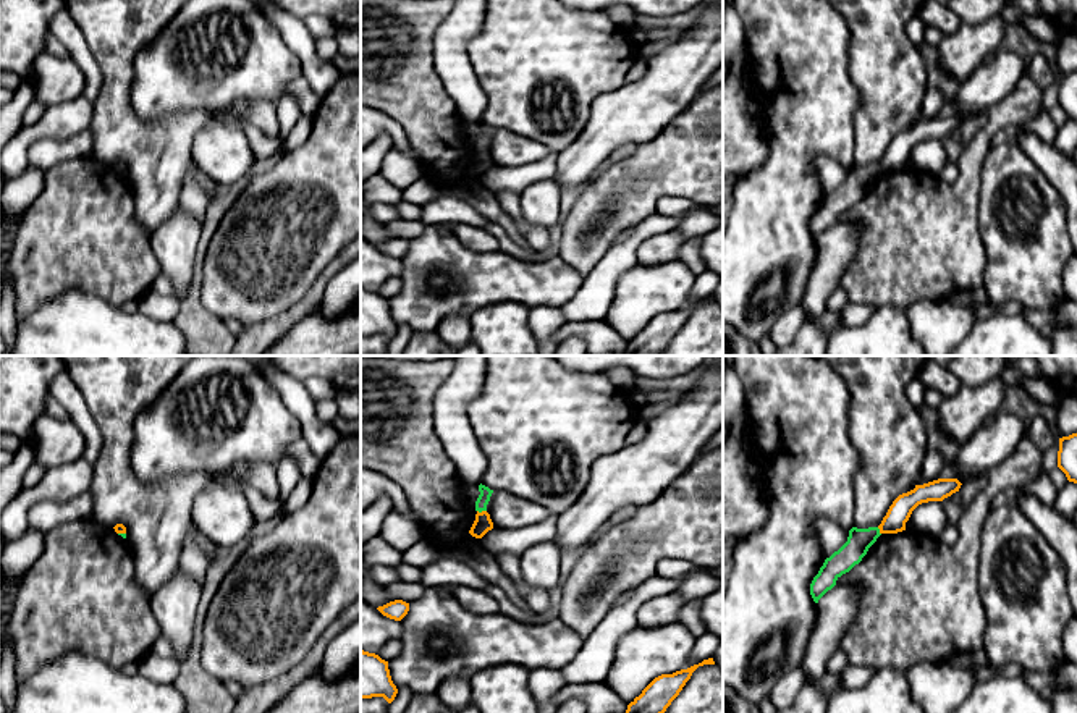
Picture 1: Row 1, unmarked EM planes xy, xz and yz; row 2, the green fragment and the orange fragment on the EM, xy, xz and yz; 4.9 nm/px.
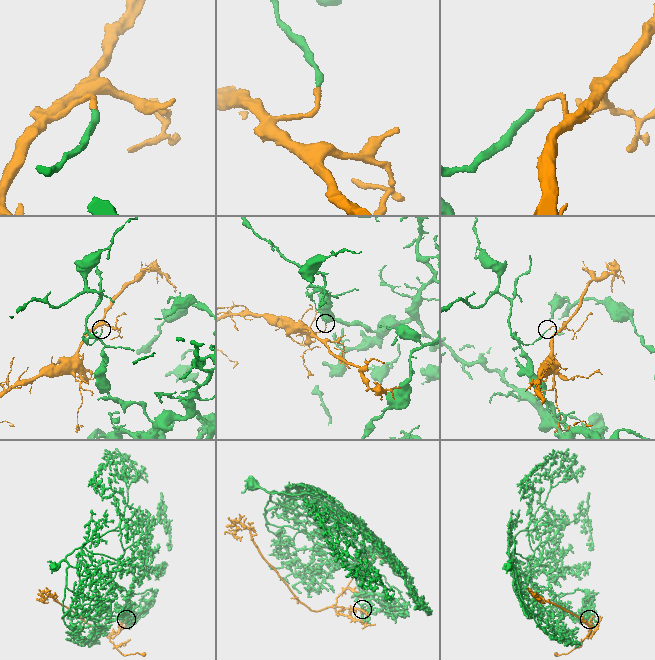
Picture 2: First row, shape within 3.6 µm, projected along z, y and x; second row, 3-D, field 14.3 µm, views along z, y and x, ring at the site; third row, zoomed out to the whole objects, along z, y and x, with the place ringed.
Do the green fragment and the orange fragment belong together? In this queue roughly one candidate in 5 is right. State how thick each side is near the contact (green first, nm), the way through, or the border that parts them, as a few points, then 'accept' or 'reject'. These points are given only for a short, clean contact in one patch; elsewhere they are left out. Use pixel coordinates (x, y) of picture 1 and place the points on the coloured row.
60/90 nm | along xz (477, 510), (485, 511) | reject

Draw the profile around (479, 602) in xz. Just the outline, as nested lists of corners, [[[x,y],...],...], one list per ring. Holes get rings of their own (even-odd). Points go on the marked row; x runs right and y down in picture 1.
[[[466,585],[448,587],[450,593],[469,611],[475,614],[498,613],[498,603],[484,590],[475,590]]]

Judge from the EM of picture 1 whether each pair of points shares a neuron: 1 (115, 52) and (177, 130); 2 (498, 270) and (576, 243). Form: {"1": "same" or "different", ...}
{"1": "same", "2": "different"}

